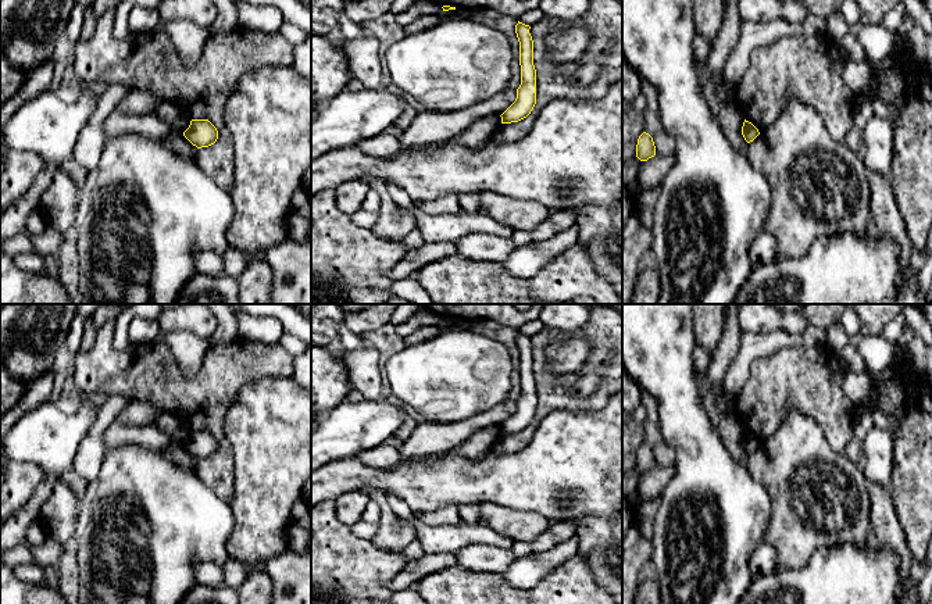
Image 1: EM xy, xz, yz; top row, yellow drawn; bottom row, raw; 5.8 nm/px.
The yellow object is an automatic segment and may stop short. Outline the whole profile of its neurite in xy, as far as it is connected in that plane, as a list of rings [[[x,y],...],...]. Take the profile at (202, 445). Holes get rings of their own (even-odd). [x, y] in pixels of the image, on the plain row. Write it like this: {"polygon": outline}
{"polygon": [[[192,430],[183,447],[197,460],[208,458],[218,450],[217,439],[208,430]]]}

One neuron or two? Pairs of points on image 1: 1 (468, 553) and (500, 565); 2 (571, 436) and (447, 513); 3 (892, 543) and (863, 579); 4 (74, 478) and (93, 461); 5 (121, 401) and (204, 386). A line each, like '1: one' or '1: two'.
1: one
2: two
3: two
4: two
5: two

